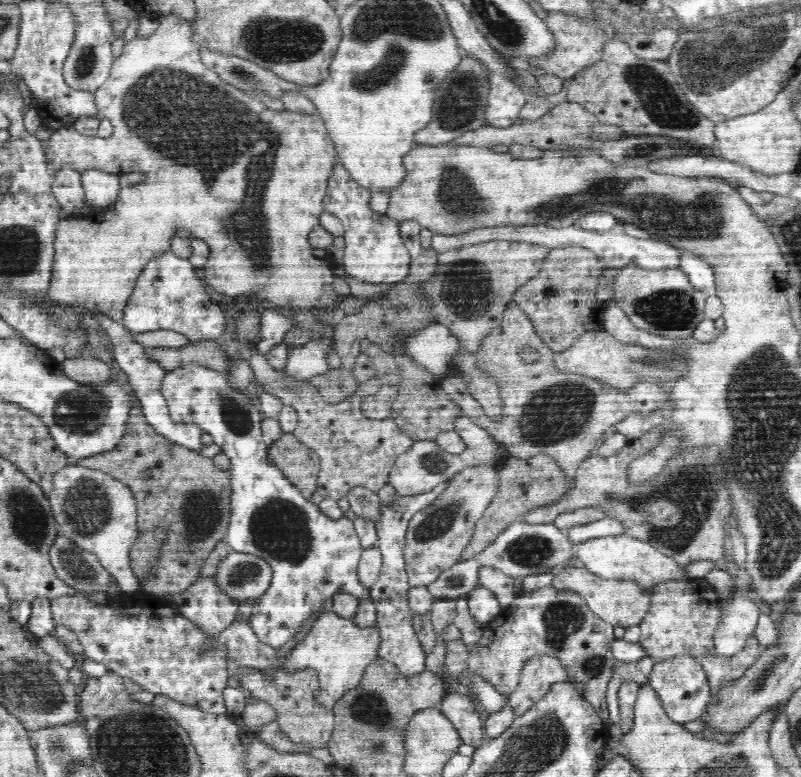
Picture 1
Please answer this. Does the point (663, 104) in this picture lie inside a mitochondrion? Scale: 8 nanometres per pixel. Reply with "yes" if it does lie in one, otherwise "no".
yes

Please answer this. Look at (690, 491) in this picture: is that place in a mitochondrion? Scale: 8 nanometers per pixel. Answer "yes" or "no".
yes

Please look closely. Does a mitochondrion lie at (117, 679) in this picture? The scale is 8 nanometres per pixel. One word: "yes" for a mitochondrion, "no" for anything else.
no

